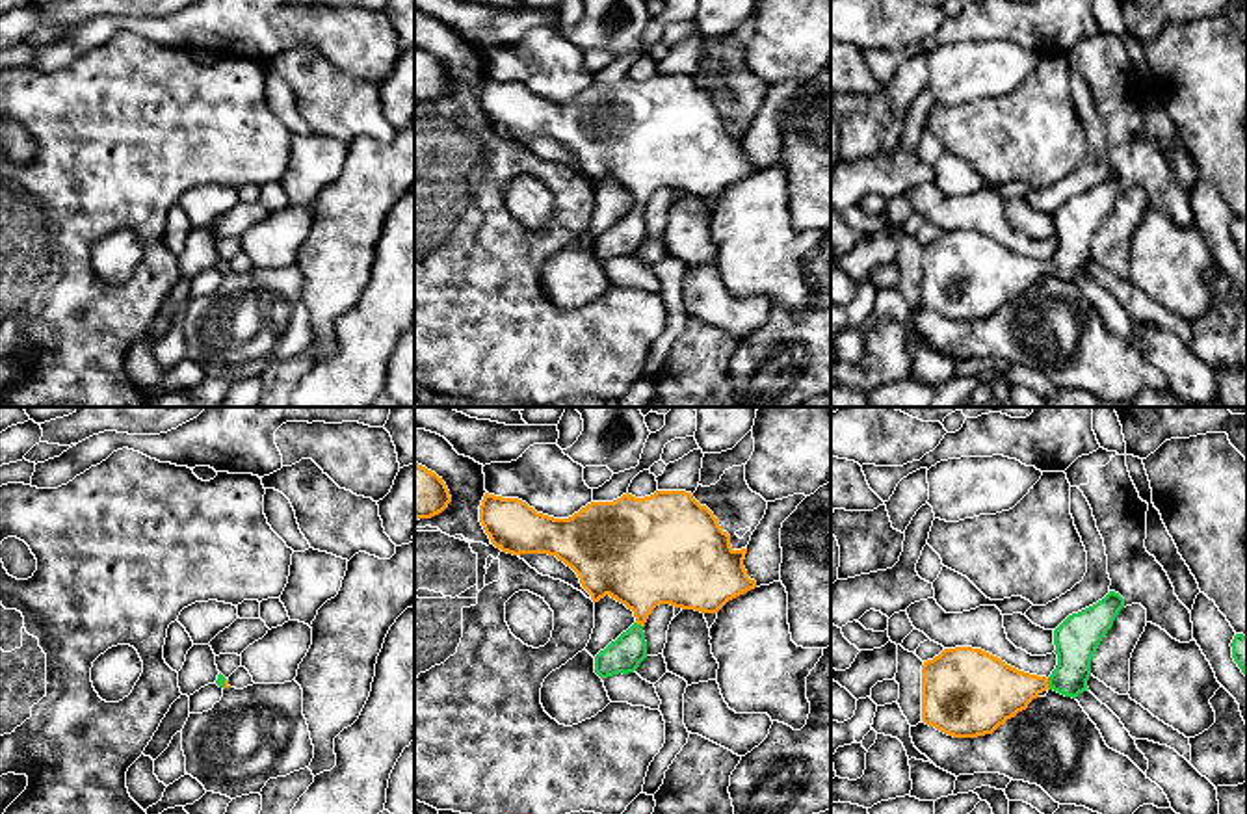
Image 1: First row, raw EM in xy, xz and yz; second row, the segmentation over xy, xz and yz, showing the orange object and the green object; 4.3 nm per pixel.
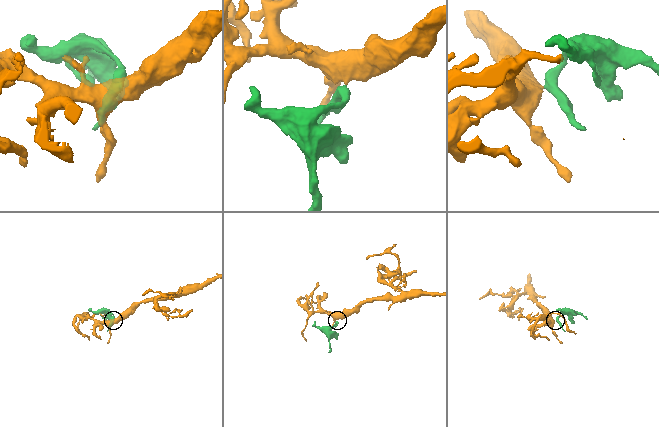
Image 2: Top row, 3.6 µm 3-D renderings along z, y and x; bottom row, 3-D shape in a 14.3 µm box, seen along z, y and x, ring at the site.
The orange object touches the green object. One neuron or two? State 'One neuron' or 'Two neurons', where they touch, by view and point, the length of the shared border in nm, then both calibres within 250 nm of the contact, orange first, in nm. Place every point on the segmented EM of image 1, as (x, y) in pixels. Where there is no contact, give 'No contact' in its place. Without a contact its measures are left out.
One neuron. Touches orange at yz (1047, 684). Shared border 50 nm. Thickness 280 nm (orange) against 190 nm

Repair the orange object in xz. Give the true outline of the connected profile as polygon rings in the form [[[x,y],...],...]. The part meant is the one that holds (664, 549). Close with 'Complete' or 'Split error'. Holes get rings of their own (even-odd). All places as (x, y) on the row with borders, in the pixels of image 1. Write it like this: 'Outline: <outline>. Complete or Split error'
Outline: [[[656,491],[645,498],[626,492],[613,502],[591,502],[569,519],[485,492],[479,522],[502,552],[556,556],[578,574],[593,602],[610,595],[634,611],[636,623],[595,656],[595,673],[602,680],[634,673],[647,658],[643,626],[656,606],[717,613],[729,600],[756,587],[743,567],[747,548],[734,550],[714,513],[686,491]]]. Split error

